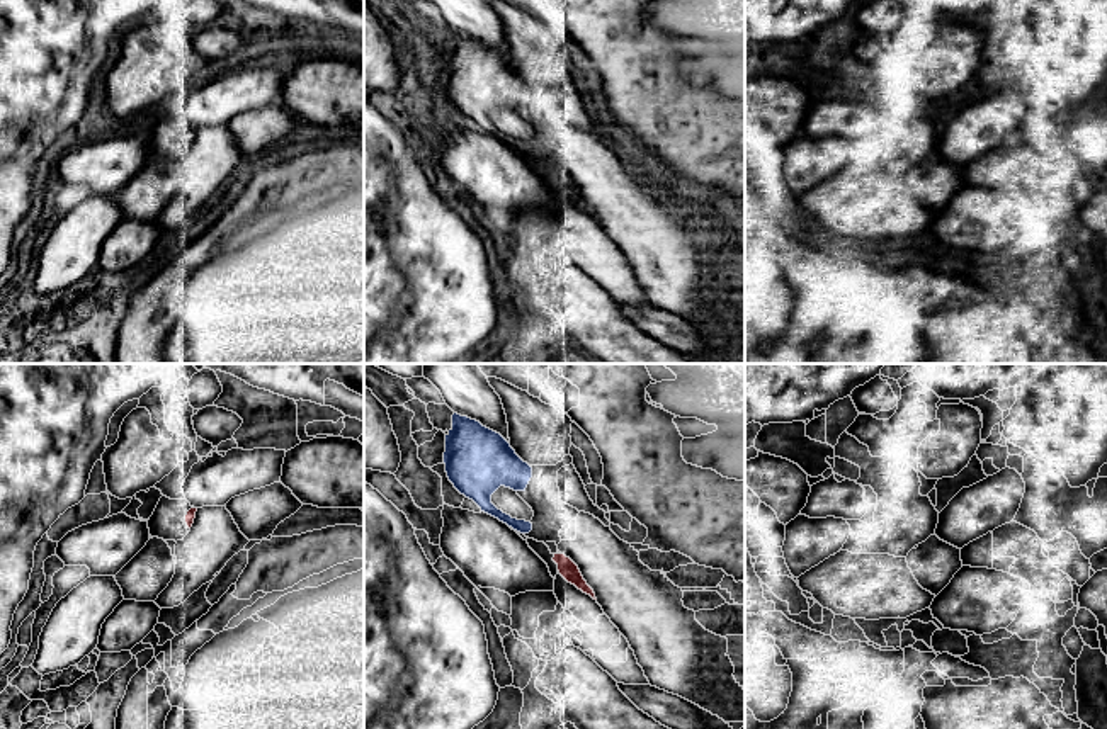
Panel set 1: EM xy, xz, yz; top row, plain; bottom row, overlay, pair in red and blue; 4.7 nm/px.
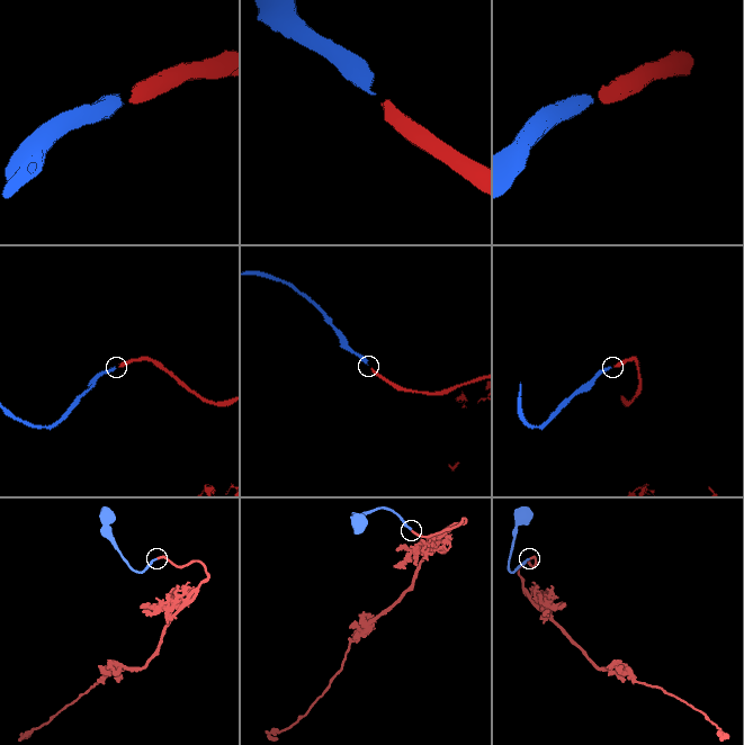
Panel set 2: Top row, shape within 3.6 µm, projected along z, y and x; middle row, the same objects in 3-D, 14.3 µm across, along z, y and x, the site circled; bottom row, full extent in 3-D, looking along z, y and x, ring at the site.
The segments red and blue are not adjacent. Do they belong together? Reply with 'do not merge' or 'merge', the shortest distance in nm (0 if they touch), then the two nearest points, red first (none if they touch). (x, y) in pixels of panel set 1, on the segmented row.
merge | 160 nm | xz (555, 554), (531, 529)

